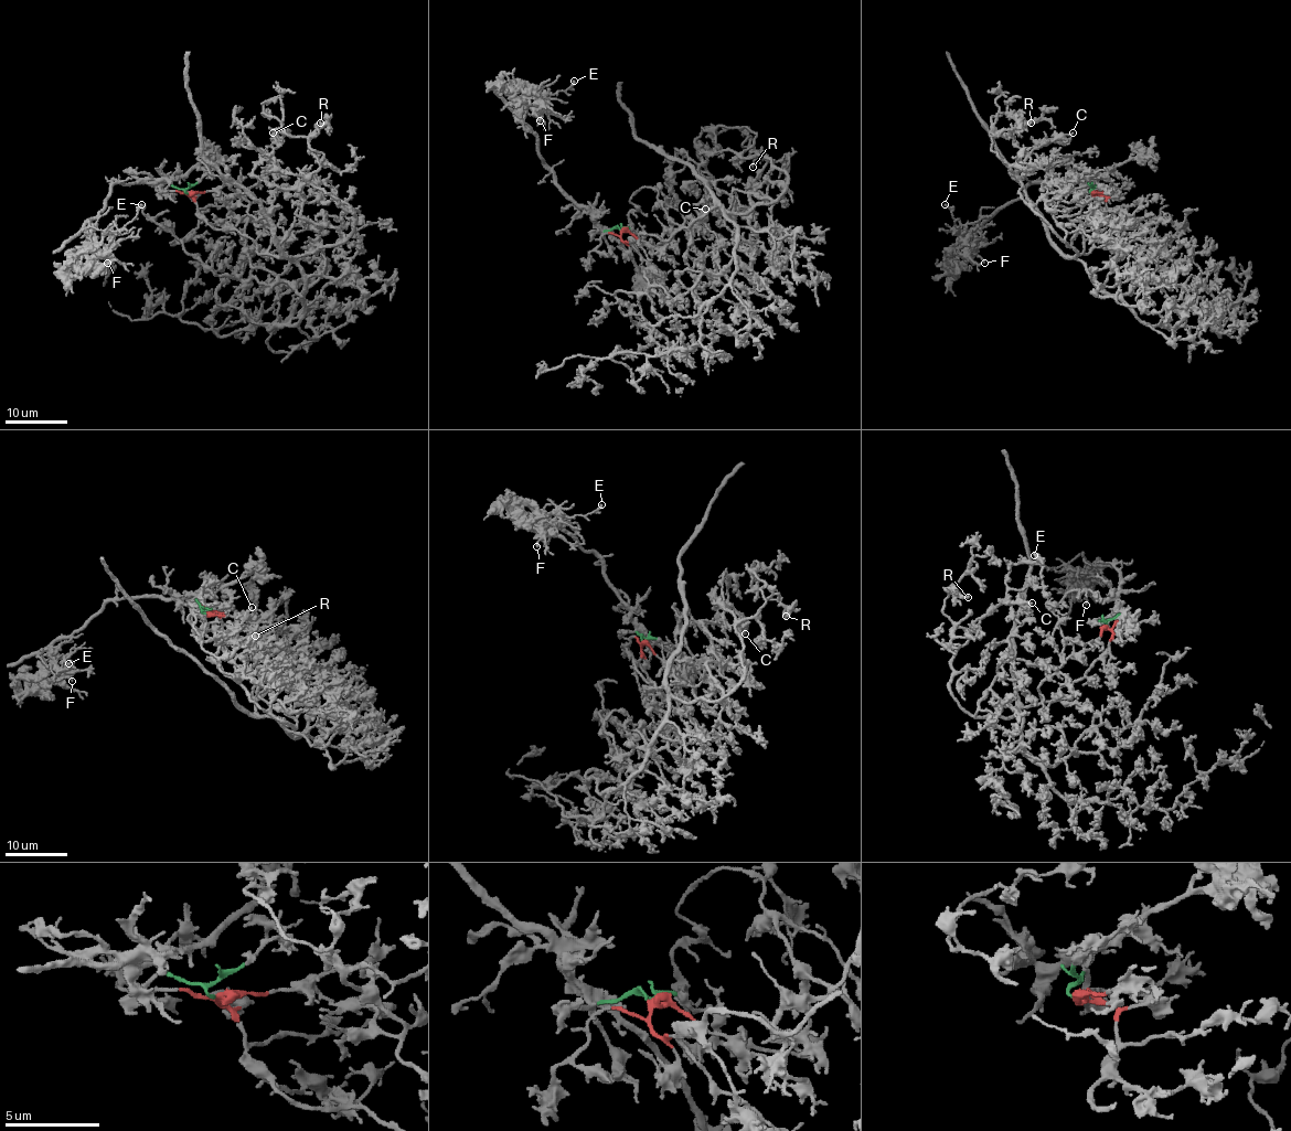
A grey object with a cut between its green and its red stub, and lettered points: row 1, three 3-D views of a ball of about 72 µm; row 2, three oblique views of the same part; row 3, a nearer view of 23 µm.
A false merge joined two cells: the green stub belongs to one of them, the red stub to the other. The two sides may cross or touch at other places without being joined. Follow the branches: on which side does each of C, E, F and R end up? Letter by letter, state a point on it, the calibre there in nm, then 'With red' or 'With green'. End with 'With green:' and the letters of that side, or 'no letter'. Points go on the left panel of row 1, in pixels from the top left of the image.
C: Place: (273, 132). Thickness 140 nm. With red
E: Place: (141, 204). Thickness 180 nm. With green
F: Place: (107, 263). Thickness 190 nm. With green
R: Place: (320, 123). Thickness 170 nm. With red
With green: E, F

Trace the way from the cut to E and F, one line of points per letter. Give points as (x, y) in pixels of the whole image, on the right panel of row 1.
E: (1094, 193), (1094, 182), (1032, 182), (967, 243), (960, 243), (945, 204)
F: (1094, 193), (1090, 190), (1094, 182), (1032, 182), (1020, 198), (1002, 205), (967, 243), (960, 243), (983, 263)

